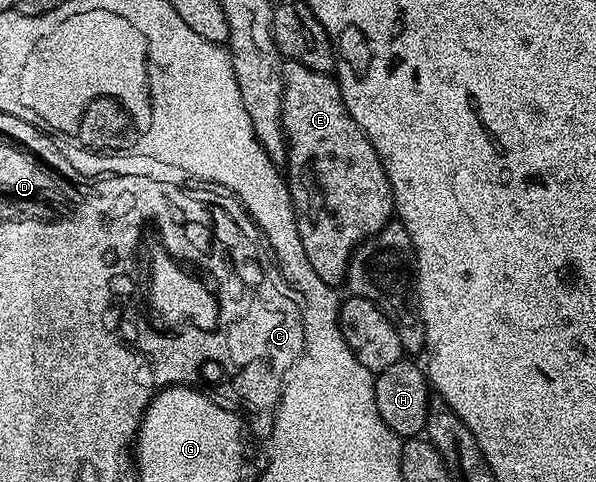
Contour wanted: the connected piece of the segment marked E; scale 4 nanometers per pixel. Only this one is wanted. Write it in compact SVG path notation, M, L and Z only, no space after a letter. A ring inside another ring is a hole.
M291 61L285 62L282 70L284 88L278 123L284 126L284 135L288 138L286 182L296 210L298 237L302 237L302 249L306 249L306 258L310 260L314 273L318 273L322 281L340 285L347 280L348 258L356 246L378 233L378 229L385 227L393 218L392 186L388 184L374 145L370 145L366 133L362 133L354 117L350 117L335 78Z

